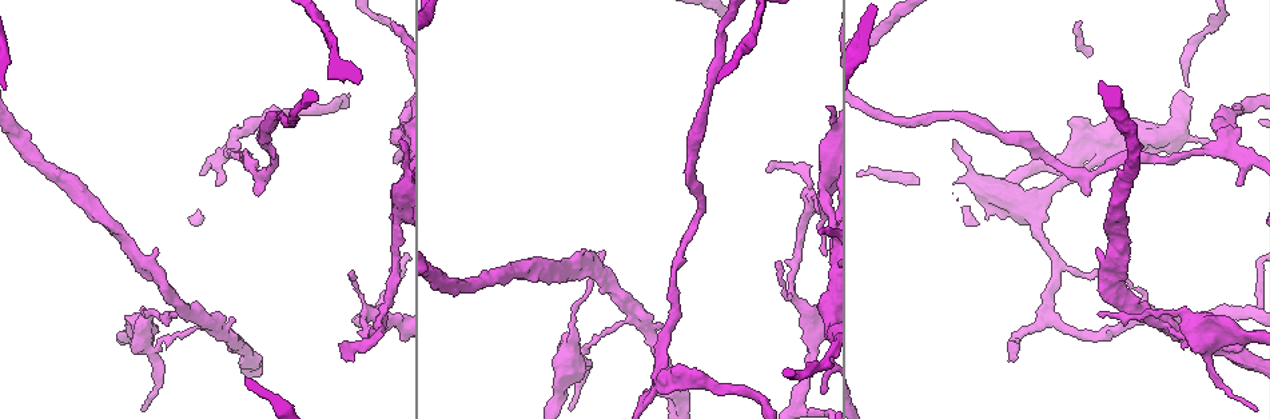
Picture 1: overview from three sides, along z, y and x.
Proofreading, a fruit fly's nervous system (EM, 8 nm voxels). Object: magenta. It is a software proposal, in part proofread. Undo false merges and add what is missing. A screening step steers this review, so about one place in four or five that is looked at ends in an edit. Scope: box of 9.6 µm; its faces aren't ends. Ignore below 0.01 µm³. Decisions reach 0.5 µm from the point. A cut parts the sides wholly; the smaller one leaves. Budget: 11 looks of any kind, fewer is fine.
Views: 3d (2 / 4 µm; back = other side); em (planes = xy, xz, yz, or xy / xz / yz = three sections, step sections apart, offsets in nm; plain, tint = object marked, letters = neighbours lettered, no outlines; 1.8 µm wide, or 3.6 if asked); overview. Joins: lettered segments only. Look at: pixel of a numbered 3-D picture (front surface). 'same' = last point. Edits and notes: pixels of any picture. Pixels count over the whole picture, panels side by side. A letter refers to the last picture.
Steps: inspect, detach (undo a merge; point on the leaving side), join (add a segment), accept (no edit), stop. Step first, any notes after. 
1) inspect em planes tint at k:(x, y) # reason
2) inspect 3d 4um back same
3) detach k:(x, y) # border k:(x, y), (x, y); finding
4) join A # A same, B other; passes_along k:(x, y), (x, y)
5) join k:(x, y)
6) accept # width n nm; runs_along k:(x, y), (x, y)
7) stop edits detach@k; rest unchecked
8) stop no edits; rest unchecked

inspect em planes tint at 1:(767, 169) # an open end

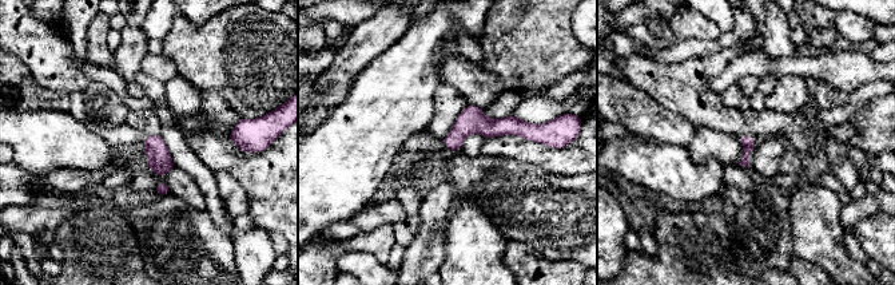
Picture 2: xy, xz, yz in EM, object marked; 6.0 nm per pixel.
inspect em planes letters same # what lies round it

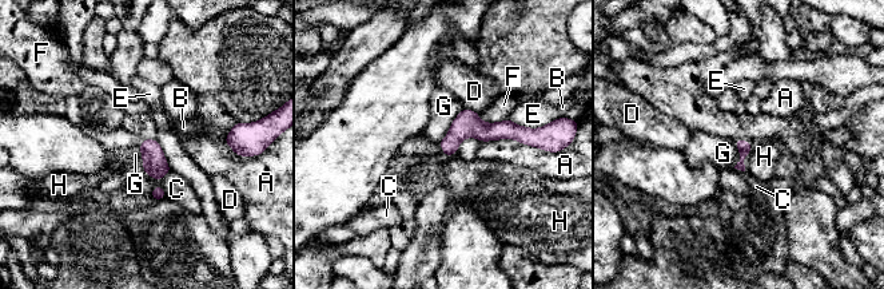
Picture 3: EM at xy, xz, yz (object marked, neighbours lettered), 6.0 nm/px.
accept # A other, B other, C other, D other, E other, F other, G other, H other; runs_along 3:(524, 138), (460, 131), (444, 145); none of them fits

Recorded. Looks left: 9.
inspect 3d 2um at 1:(235, 144) # arms run side by side

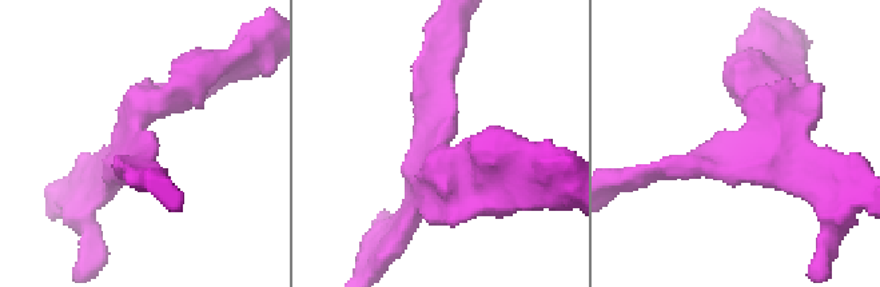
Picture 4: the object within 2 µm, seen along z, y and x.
inspect em yz step 8 tint at 4:(143, 144) # now the EM

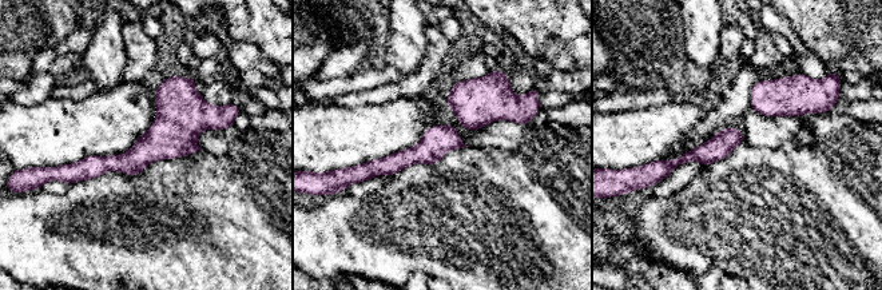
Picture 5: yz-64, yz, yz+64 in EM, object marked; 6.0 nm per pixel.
inspect em planes letters same

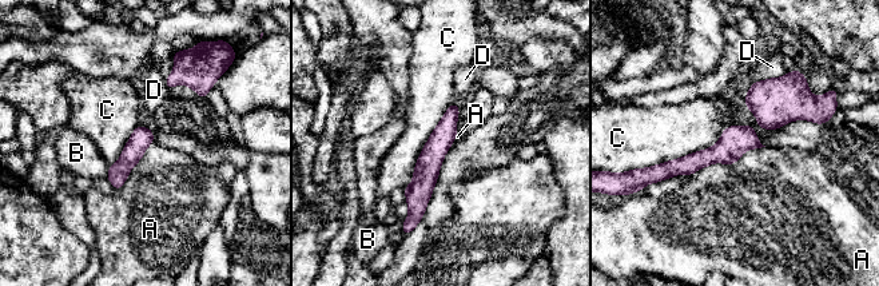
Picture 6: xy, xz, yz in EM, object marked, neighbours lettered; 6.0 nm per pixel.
accept # width 130 nm; A other, B other, C other, D other; runs_along 6:(454, 107), (429, 161), (413, 218); all the same neuron

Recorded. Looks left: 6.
inspect 3d 2um at 1:(590, 264) # closes a loop

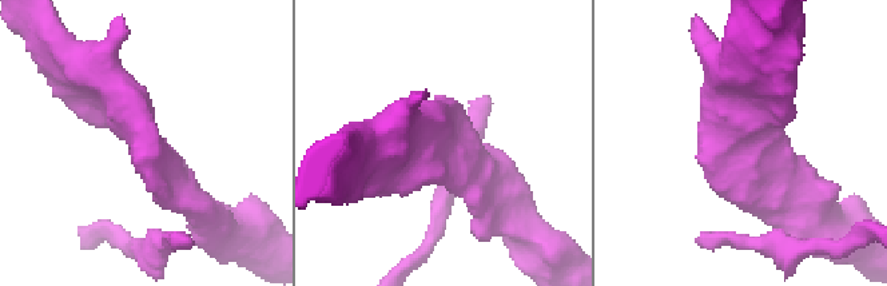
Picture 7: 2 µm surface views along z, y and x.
inspect em planes tint at 7:(139, 130) # need the tissue

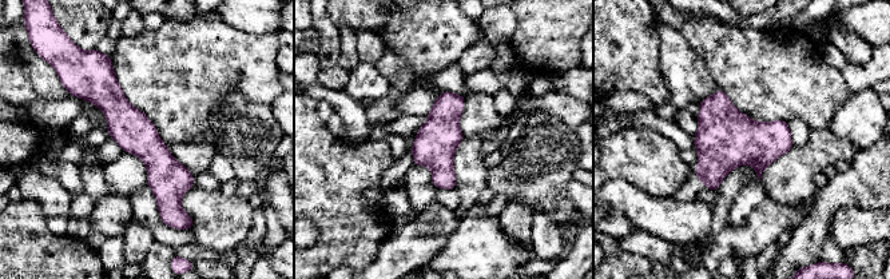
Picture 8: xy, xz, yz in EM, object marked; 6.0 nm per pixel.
inspect em planes letters same # see the neighbours

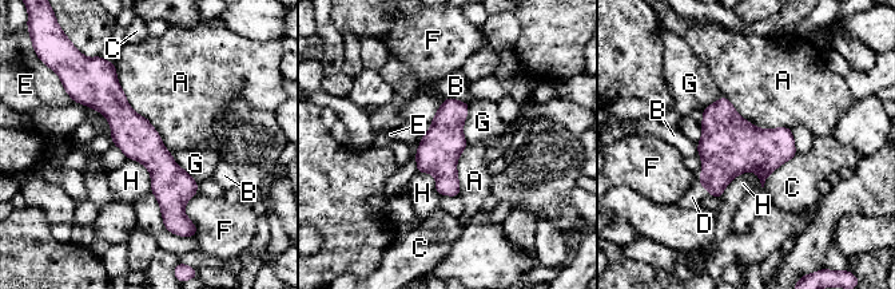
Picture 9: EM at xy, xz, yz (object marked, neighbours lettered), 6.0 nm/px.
join D # width 240 nm; A other, B other, C other, D same, E other, F other, G other, H other; the neuron continues

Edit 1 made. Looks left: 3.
inspect overview # redraw

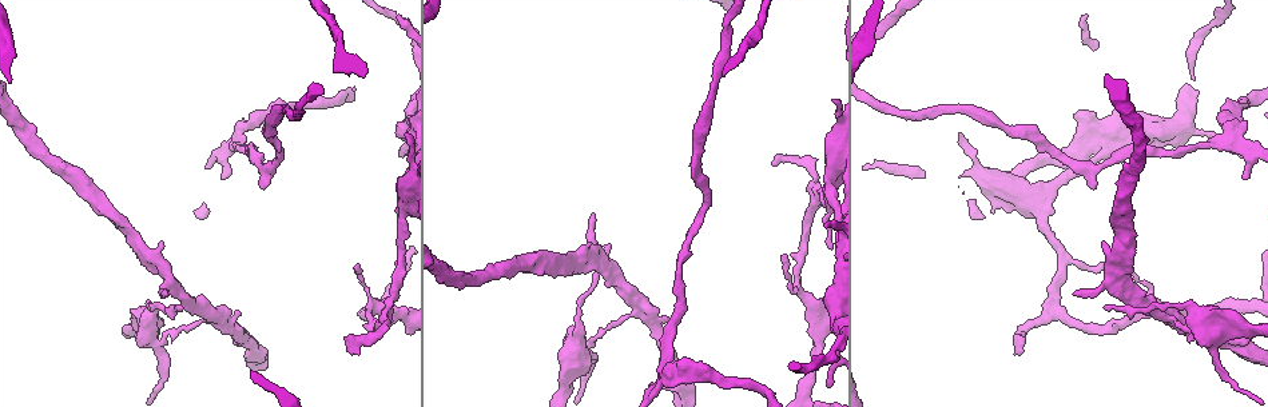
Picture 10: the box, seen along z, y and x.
inspect em xy step 8 tint at 10:(820, 311) # abrupt turn

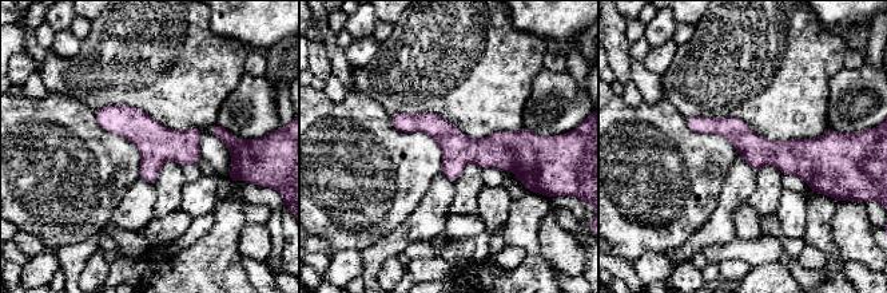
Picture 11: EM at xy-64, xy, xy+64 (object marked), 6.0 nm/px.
inspect em planes letters same

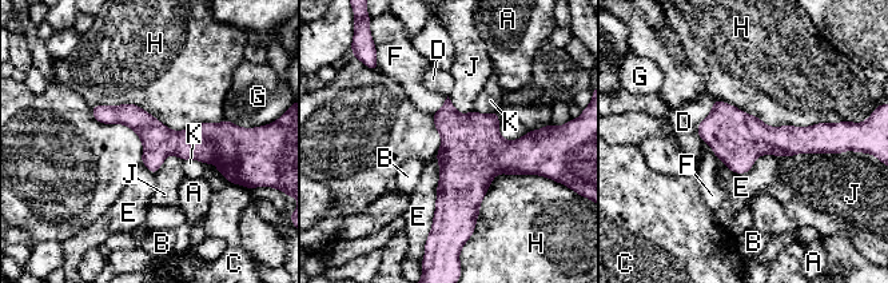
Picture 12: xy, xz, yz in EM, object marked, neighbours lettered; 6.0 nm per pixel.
accept # A other, B other, C other, D other, E other, F other, G other, H other, J other, K other; one neuron here

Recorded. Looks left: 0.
stop edits join@9; rest unchecked

